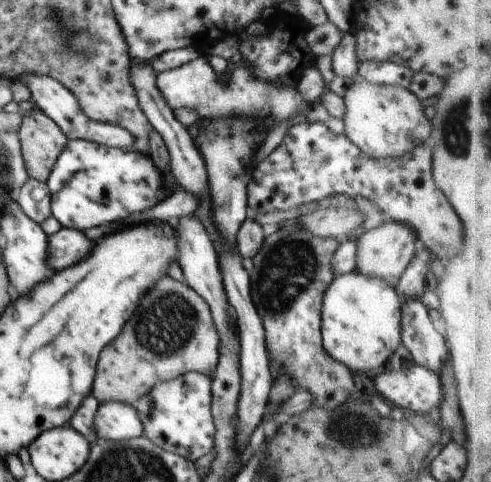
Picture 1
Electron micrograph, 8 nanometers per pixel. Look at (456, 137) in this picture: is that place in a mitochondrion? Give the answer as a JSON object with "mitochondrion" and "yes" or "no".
{"mitochondrion":"yes"}

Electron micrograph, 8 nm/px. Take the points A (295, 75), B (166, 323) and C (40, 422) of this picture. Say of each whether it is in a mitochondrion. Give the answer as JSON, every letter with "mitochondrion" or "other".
{"A":"other","B":"mitochondrion","C":"other"}

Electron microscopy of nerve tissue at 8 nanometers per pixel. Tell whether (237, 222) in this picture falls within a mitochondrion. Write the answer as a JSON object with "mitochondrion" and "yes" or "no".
{"mitochondrion":"no"}

